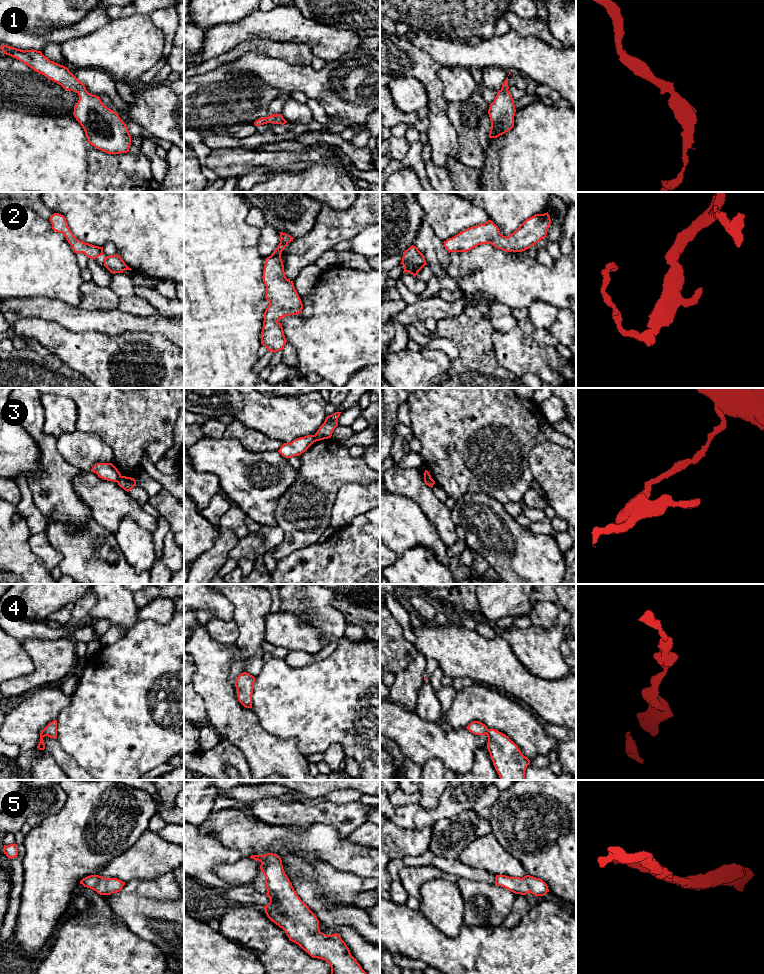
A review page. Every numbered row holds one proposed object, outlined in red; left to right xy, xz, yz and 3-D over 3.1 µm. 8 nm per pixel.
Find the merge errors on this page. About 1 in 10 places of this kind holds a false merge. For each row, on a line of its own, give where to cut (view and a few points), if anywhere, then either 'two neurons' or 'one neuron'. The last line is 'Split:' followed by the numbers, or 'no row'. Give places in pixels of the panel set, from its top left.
1: no cut; one neuron
2: no cut; one neuron
3: cut in xz along (314, 435), (315, 441); two neurons
4: no cut; one neuron
5: no cut; one neuron
Split: 3

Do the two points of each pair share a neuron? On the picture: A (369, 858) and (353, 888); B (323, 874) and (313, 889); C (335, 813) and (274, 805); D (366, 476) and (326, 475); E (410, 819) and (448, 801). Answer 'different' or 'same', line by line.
A: different
B: different
C: same
D: same
E: same

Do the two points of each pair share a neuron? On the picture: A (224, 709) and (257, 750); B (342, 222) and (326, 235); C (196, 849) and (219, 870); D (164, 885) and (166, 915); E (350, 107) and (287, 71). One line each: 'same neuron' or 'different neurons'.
A: same neuron
B: same neuron
C: different neurons
D: different neurons
E: same neuron

